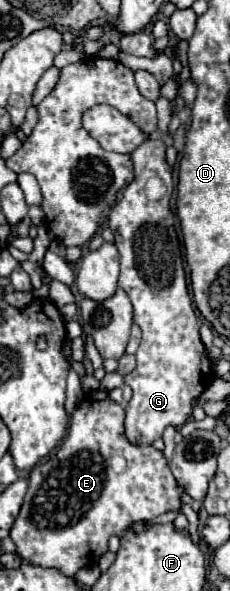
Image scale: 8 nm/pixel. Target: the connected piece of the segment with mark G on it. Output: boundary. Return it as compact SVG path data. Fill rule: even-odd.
M147 139L139 149L131 153L135 163L135 183L129 183L123 191L123 197L113 205L109 213L109 227L115 233L115 247L119 249L121 275L119 287L125 289L133 303L133 321L141 329L141 343L137 349L137 367L125 375L125 385L133 389L133 397L125 409L125 433L135 445L151 445L155 439L163 435L163 431L173 425L181 427L187 423L191 415L191 403L197 399L213 381L213 365L207 355L207 349L199 335L199 319L193 313L193 301L187 291L187 279L181 259L181 245L175 233L175 219L169 207L169 199L173 193L173 175L171 167L165 159L165 143L161 139ZM151 177L159 177L165 185L165 193L161 199L147 197L147 181Z

